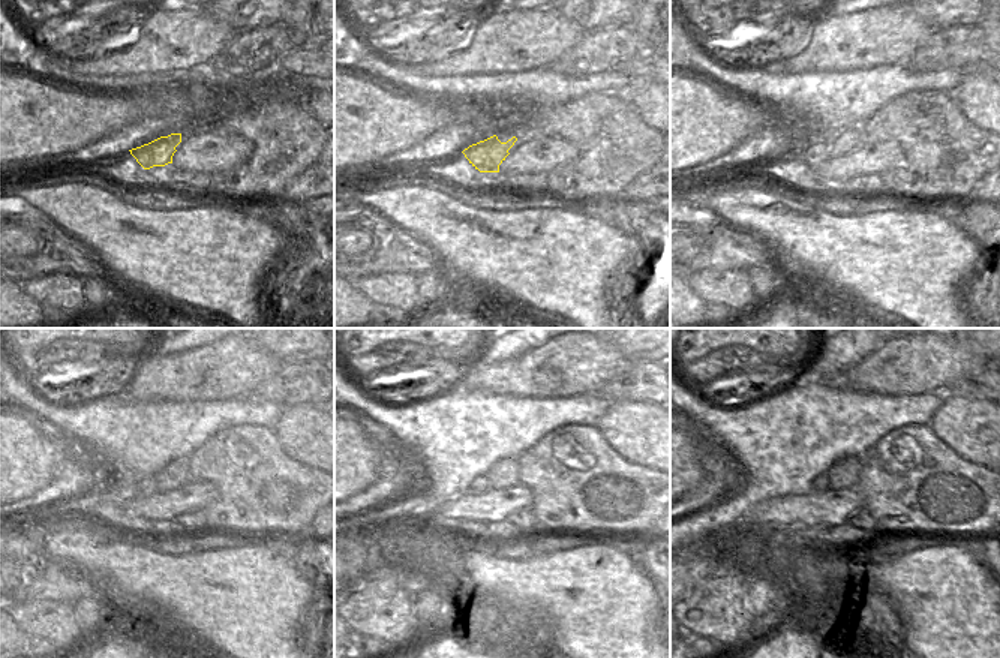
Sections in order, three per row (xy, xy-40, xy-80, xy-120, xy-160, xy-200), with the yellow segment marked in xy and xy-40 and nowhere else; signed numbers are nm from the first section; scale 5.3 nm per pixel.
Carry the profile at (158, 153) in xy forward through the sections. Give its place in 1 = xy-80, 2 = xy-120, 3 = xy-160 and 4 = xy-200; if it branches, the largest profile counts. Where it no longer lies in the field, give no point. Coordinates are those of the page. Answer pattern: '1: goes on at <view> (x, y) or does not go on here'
1: goes on at xy-80 (816, 150)
2: goes on at xy-120 (146, 487)
3: goes on at xy-160 (480, 484)
4: goes on at xy-200 (820, 483)

